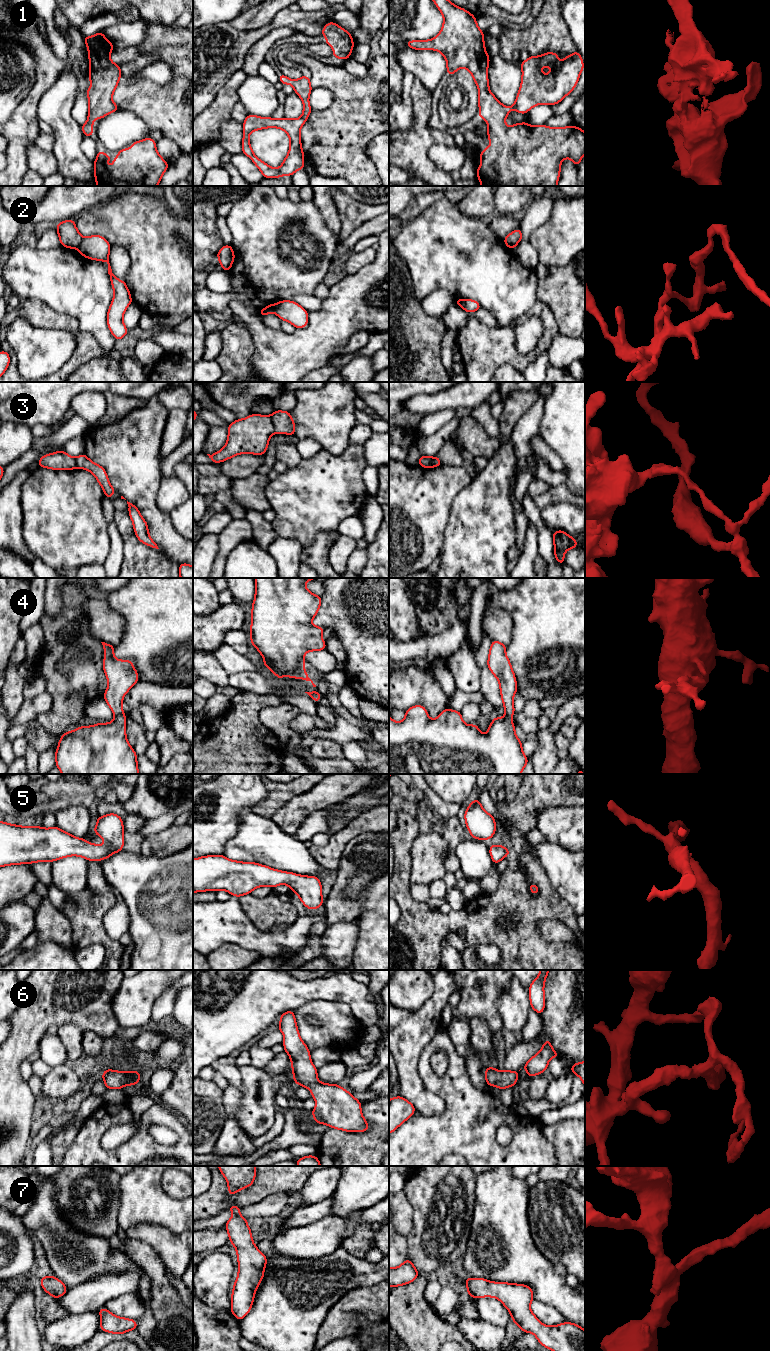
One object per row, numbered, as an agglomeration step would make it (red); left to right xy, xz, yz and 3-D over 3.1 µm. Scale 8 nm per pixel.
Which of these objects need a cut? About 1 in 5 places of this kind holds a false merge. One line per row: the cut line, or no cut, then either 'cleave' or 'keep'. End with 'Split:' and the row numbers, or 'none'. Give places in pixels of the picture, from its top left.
1: cut none; keep
2: cut xy (83, 238), (78, 248); cleave
3: cut xz (270, 416), (275, 432); cleave
4: cut none; keep
5: cut none; keep
6: cut none; keep
7: cut none; keep
Split: 2, 3

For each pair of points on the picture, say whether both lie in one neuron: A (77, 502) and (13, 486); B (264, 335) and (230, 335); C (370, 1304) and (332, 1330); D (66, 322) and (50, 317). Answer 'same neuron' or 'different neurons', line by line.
A: different neurons
B: different neurons
C: same neuron
D: same neuron

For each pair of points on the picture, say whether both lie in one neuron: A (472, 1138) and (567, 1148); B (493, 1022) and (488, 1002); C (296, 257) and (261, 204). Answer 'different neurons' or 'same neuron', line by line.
A: different neurons
B: same neuron
C: same neuron

